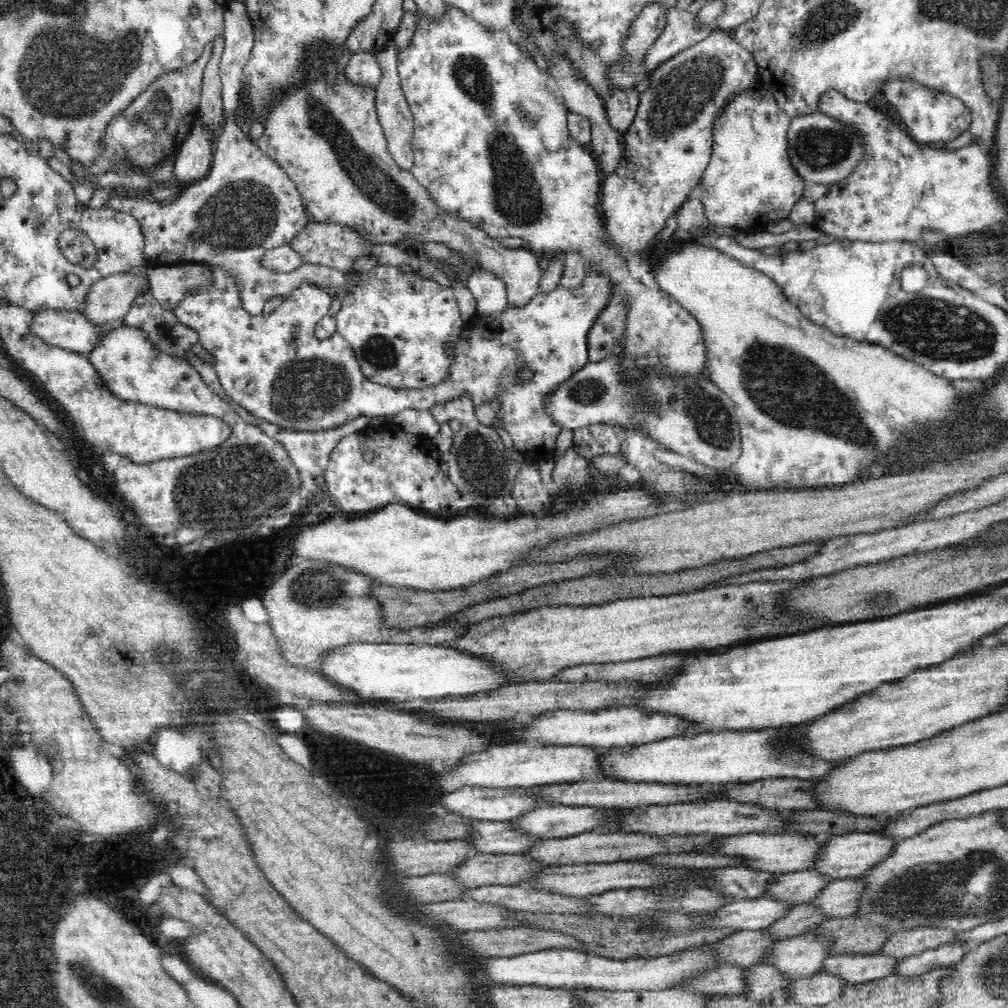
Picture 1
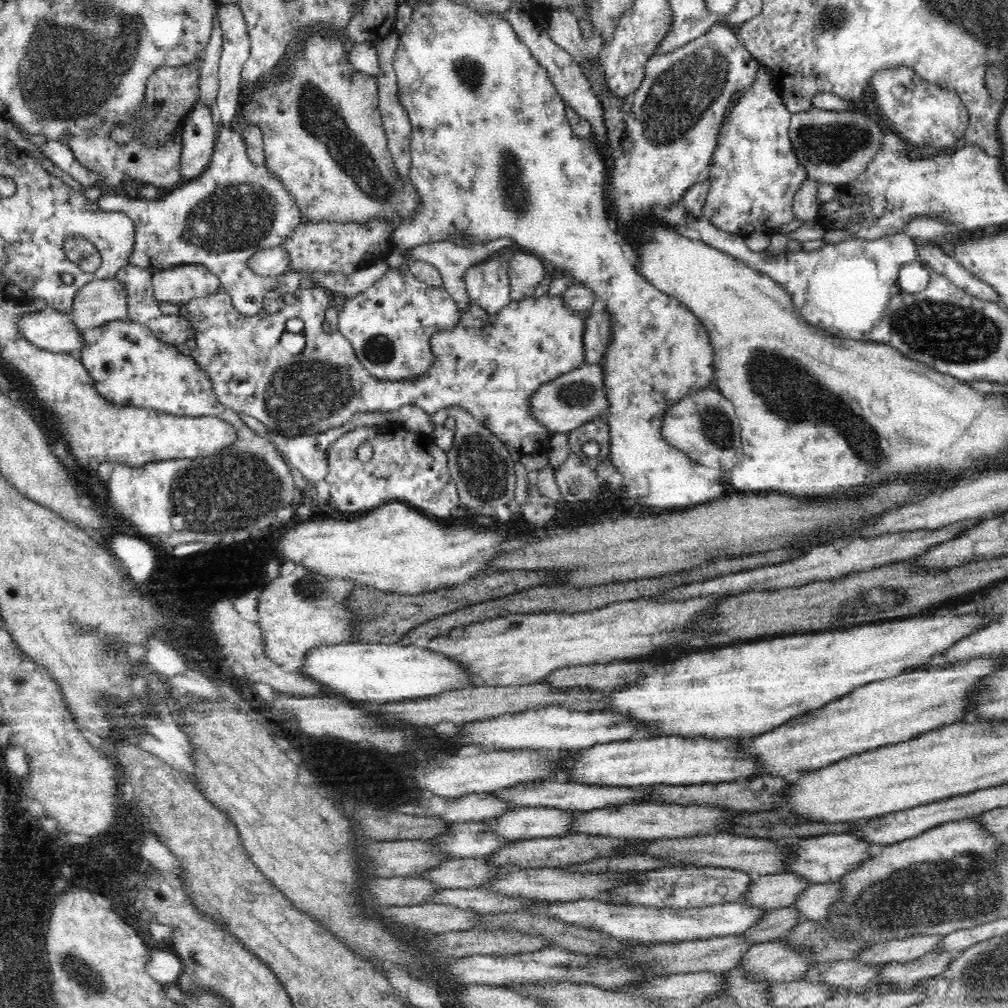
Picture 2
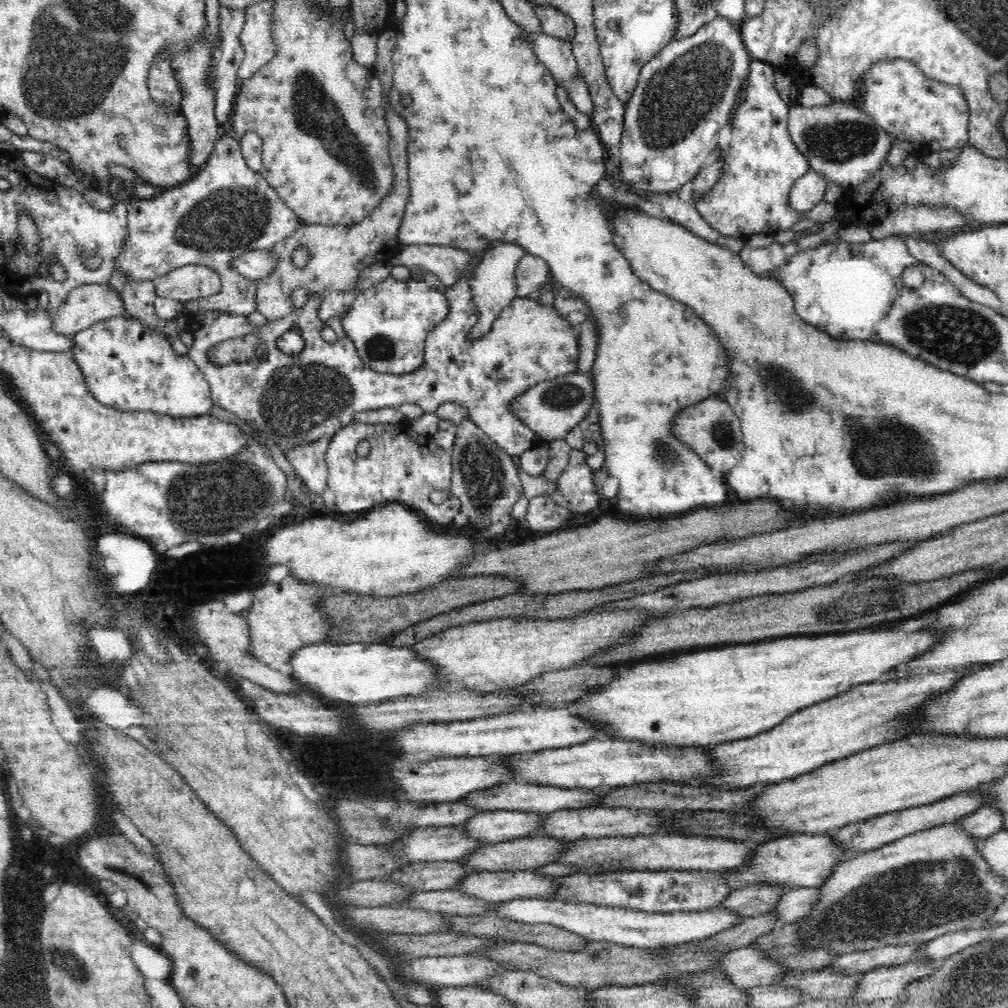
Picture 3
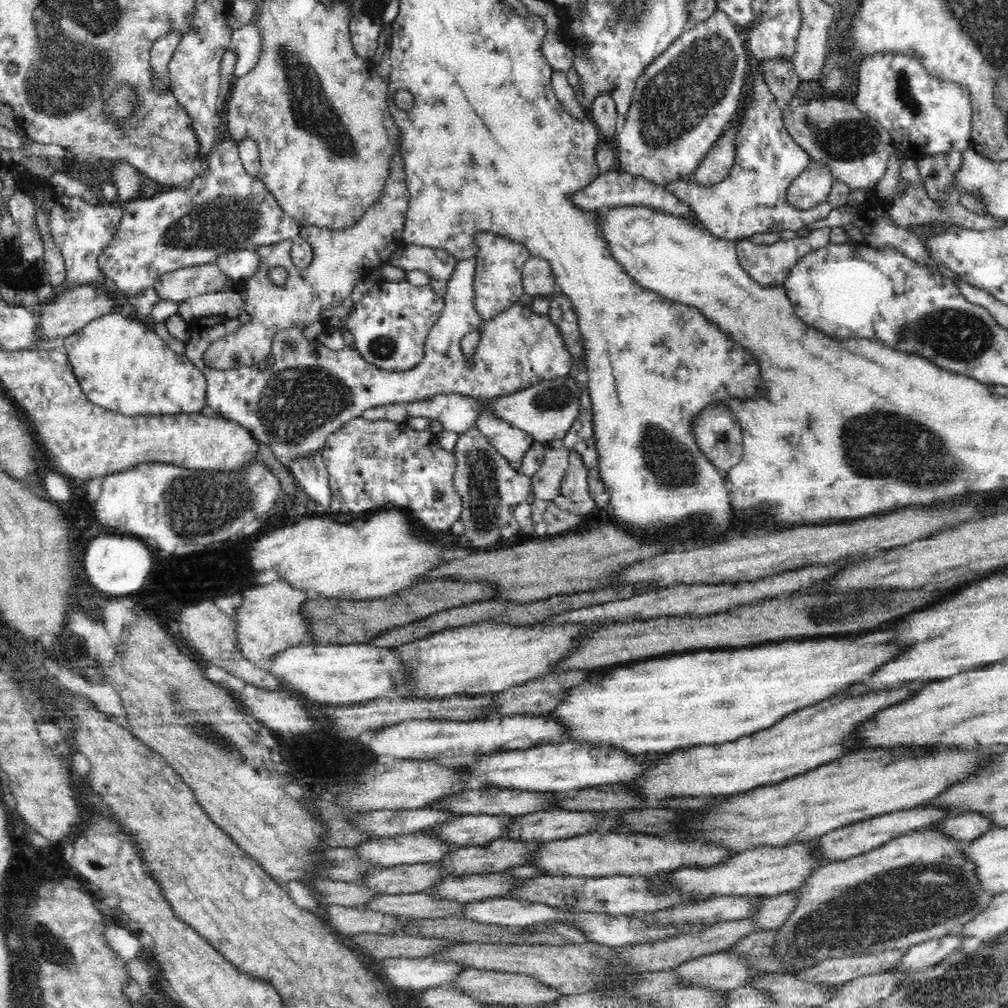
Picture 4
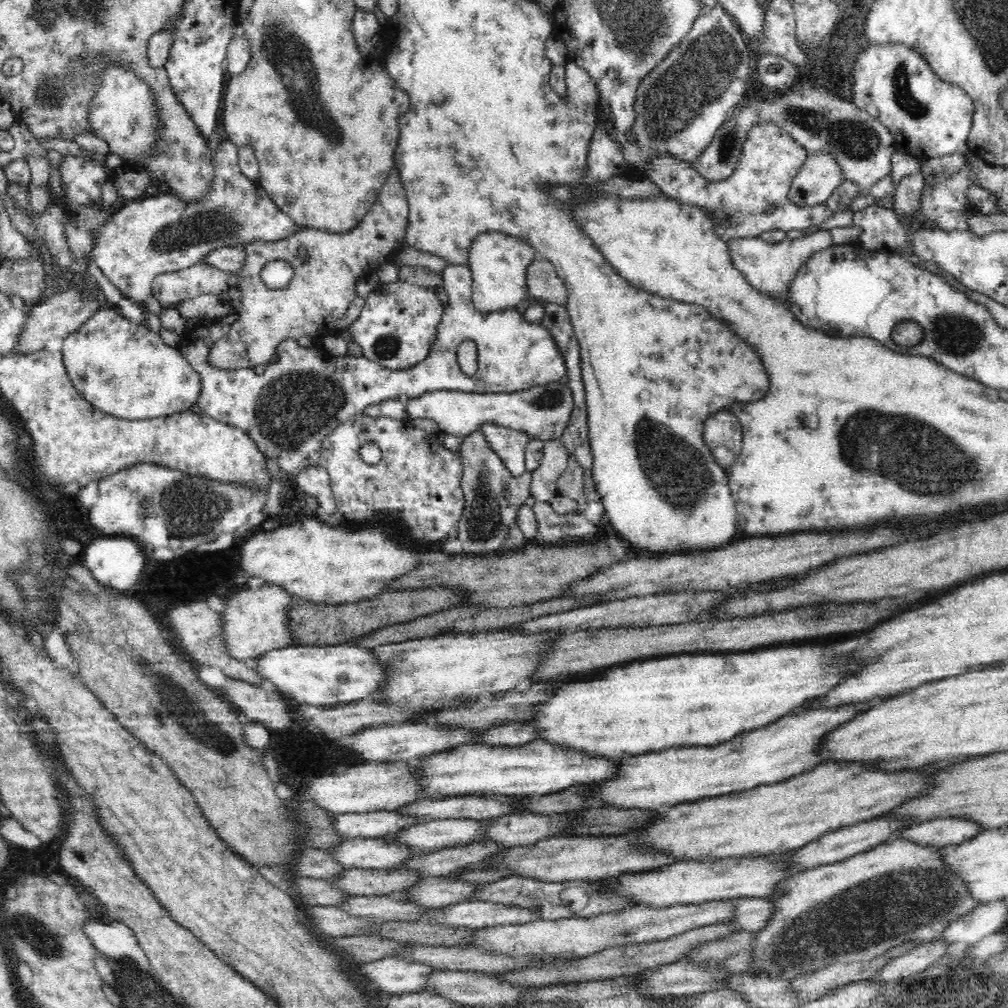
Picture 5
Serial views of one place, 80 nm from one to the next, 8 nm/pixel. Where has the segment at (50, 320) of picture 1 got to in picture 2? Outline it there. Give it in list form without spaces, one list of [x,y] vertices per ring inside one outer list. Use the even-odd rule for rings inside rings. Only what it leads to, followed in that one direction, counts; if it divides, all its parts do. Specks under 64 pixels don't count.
[[[50,306],[25,315],[20,315],[13,324],[17,325],[22,336],[38,348],[50,352],[66,352],[78,355],[84,348],[83,330],[76,328],[69,317],[69,313],[56,311]]]

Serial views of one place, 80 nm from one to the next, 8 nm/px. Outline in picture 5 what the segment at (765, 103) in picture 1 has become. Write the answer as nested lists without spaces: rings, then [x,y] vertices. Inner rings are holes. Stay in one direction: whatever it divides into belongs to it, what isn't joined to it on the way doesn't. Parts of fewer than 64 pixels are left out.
[[[768,122],[768,124],[754,124],[748,130],[746,142],[742,146],[740,166],[736,167],[736,170],[733,170],[726,180],[714,181],[713,183],[706,181],[696,169],[697,162],[685,162],[680,158],[673,158],[670,153],[654,156],[645,176],[657,184],[667,197],[678,200],[684,205],[696,205],[696,207],[708,211],[708,216],[712,216],[712,222],[716,223],[716,234],[727,242],[727,240],[735,238],[759,237],[762,232],[774,229],[784,229],[784,232],[790,232],[790,230],[820,226],[832,216],[833,210],[827,203],[801,207],[794,204],[788,197],[792,180],[804,166],[808,153],[804,146],[792,138],[791,134],[776,126],[775,122]]]

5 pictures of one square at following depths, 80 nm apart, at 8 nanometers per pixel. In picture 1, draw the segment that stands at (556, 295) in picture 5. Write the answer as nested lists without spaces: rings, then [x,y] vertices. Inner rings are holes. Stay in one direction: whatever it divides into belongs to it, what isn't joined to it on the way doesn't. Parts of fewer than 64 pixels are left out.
[[[337,54],[320,57],[318,67],[314,67],[314,63],[309,66],[309,70],[314,72],[314,78],[310,77],[298,88],[288,90],[290,100],[288,96],[274,100],[268,108],[268,114],[265,114],[268,118],[262,120],[265,131],[257,140],[264,155],[276,161],[292,179],[310,218],[318,222],[348,225],[364,237],[370,237],[370,241],[376,244],[398,245],[406,237],[412,244],[419,246],[425,242],[444,243],[450,249],[466,255],[470,267],[486,269],[498,275],[506,285],[508,304],[511,307],[527,305],[539,293],[539,282],[542,280],[543,271],[538,264],[538,257],[528,248],[502,246],[499,238],[490,238],[484,230],[472,226],[471,221],[450,216],[449,212],[441,212],[414,175],[402,170],[389,154],[387,140],[376,112],[376,90],[352,83],[345,71],[338,70],[336,61]]]

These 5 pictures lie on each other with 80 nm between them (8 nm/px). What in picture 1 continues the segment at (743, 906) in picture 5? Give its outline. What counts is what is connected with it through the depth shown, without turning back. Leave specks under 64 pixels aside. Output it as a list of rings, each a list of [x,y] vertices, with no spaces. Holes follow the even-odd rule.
[[[862,878],[836,879],[817,894],[811,904],[828,919],[852,917],[858,910],[858,900],[866,891]]]

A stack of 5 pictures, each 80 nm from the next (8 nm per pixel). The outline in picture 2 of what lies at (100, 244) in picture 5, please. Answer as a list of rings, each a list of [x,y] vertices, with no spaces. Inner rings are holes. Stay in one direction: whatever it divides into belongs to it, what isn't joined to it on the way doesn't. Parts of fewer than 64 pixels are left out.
[[[220,3],[218,10],[219,24],[223,33],[223,45],[219,60],[220,82],[216,104],[220,111],[222,127],[217,133],[214,154],[208,168],[200,176],[190,179],[187,184],[176,189],[169,189],[167,193],[157,199],[132,199],[122,198],[117,194],[102,194],[95,202],[104,211],[124,212],[133,220],[135,241],[127,264],[137,266],[150,274],[184,265],[197,264],[205,266],[220,279],[225,293],[231,296],[231,303],[234,308],[240,314],[248,316],[257,315],[262,310],[266,292],[272,289],[280,289],[284,294],[287,292],[292,294],[298,289],[300,280],[311,280],[320,287],[324,287],[330,292],[340,292],[347,298],[368,290],[370,286],[374,286],[380,280],[380,276],[384,276],[391,269],[386,261],[382,260],[370,264],[368,268],[357,270],[350,276],[344,276],[337,272],[336,274],[333,272],[328,272],[328,274],[316,272],[316,274],[313,274],[313,272],[303,272],[303,270],[290,272],[288,276],[260,276],[249,270],[246,262],[252,255],[270,247],[281,246],[286,238],[292,236],[295,228],[303,222],[303,218],[301,217],[300,209],[297,208],[295,198],[280,182],[281,178],[274,176],[266,168],[265,164],[257,166],[250,161],[242,133],[236,132],[231,125],[231,121],[236,116],[236,108],[240,104],[240,92],[242,92],[241,72],[244,63],[249,57],[249,36],[246,18],[239,7],[239,3]]]

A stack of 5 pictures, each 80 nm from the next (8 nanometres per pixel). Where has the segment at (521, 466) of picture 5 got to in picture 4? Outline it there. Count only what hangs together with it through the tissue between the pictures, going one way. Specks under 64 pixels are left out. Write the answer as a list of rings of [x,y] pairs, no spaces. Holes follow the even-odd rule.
[[[475,257],[456,263],[454,272],[447,282],[445,307],[426,338],[425,358],[420,363],[416,363],[416,367],[411,370],[404,370],[404,372],[382,370],[375,364],[364,360],[357,348],[352,349],[348,345],[340,351],[332,351],[316,338],[312,341],[305,339],[302,332],[306,326],[299,326],[299,324],[292,326],[292,329],[280,331],[274,336],[271,350],[274,364],[266,363],[263,371],[259,371],[257,365],[215,370],[204,363],[204,353],[215,340],[233,333],[241,325],[237,317],[228,318],[225,315],[200,317],[189,322],[189,339],[185,342],[185,355],[206,378],[207,405],[214,412],[218,412],[222,419],[236,422],[247,429],[254,439],[270,446],[278,462],[284,467],[288,467],[290,460],[304,458],[318,452],[320,448],[323,448],[330,434],[340,430],[352,418],[362,417],[366,409],[380,405],[403,405],[418,400],[428,400],[438,394],[462,394],[469,398],[477,398],[488,405],[488,408],[478,416],[475,427],[488,438],[496,450],[510,463],[510,466],[520,473],[522,472],[522,458],[534,440],[526,431],[512,427],[495,414],[491,414],[489,410],[489,405],[492,404],[491,399],[514,394],[543,381],[566,378],[573,370],[574,361],[569,350],[564,346],[559,328],[553,324],[547,314],[542,314],[542,316],[534,314],[531,305],[520,305],[516,302],[508,310],[484,321],[472,301],[475,268]],[[472,330],[477,330],[481,334],[481,339],[474,352],[473,362],[468,366],[461,349],[461,340]]]

